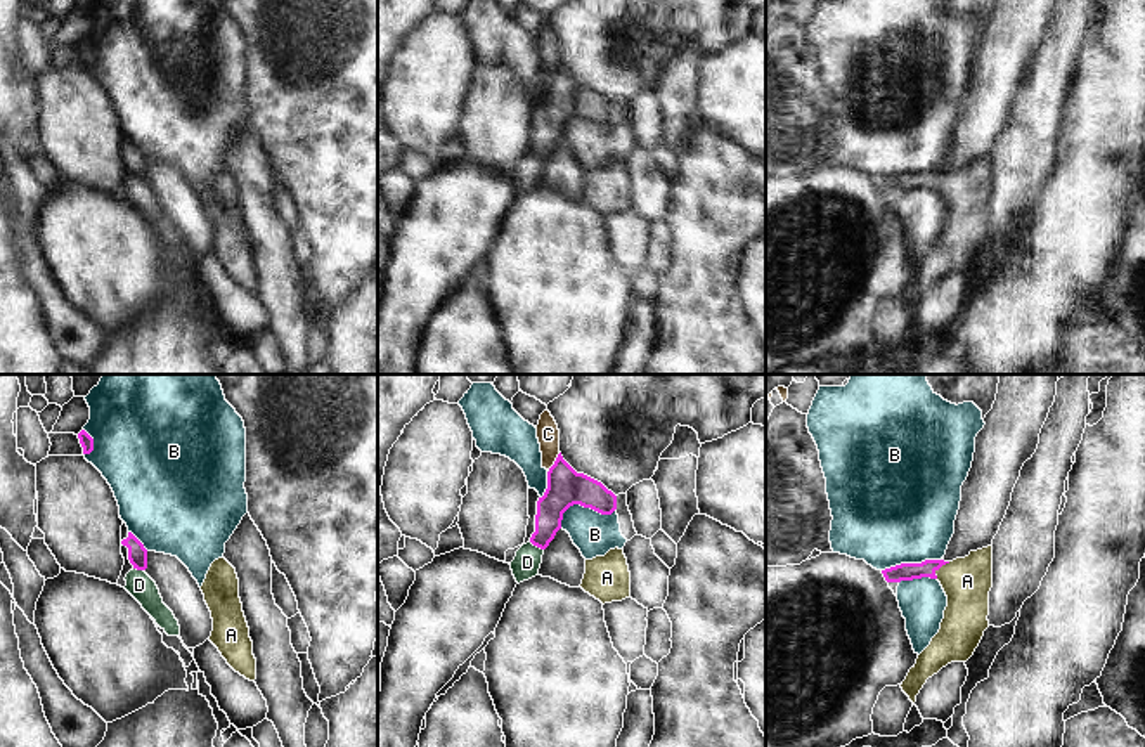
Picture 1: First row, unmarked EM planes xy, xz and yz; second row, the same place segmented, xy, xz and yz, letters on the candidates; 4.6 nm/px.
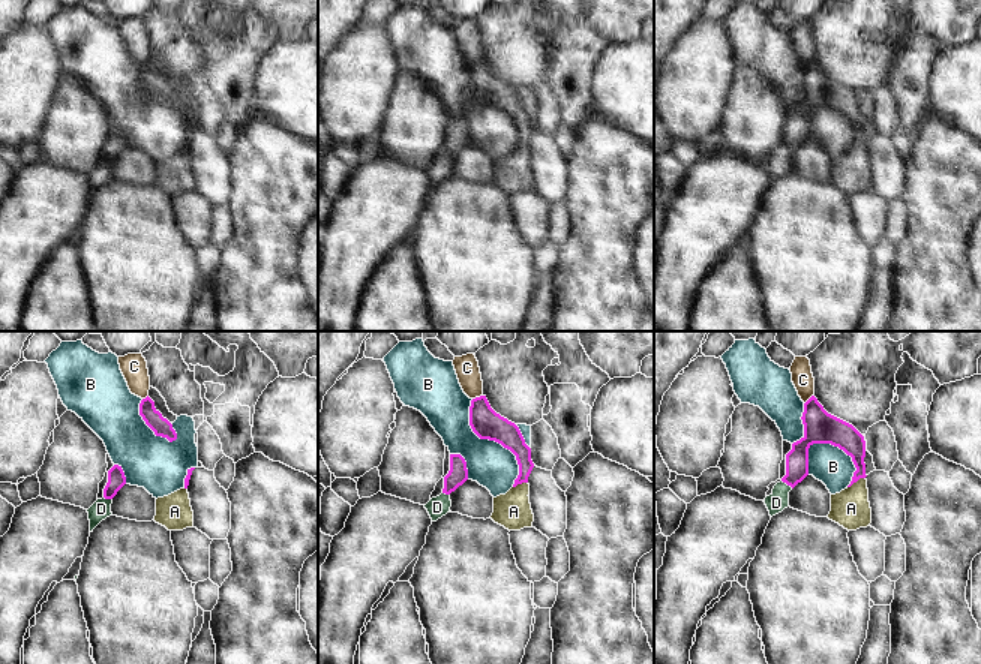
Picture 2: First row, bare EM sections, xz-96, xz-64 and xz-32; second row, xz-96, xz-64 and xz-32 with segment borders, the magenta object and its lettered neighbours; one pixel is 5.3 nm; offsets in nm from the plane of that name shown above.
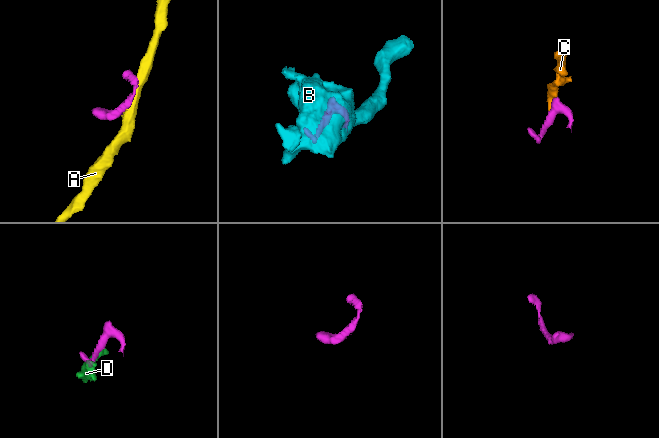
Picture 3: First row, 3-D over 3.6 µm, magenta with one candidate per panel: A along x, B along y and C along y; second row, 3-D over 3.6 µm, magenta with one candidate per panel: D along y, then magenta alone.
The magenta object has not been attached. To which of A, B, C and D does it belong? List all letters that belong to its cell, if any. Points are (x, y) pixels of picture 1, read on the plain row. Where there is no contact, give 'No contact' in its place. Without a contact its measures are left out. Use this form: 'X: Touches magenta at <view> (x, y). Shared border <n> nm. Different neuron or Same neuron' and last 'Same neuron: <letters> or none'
A: Touches magenta at yz (939, 179). Shared border 100 nm. Same neuron
B: Touches magenta at xz (582, 116). Shared border 280 nm. Different neuron
C: Touches magenta at xz (555, 75). Shared border 110 nm. Different neuron
D: Touches magenta at xz (537, 158). Shared border 80 nm. Different neuron
Same neuron: A

